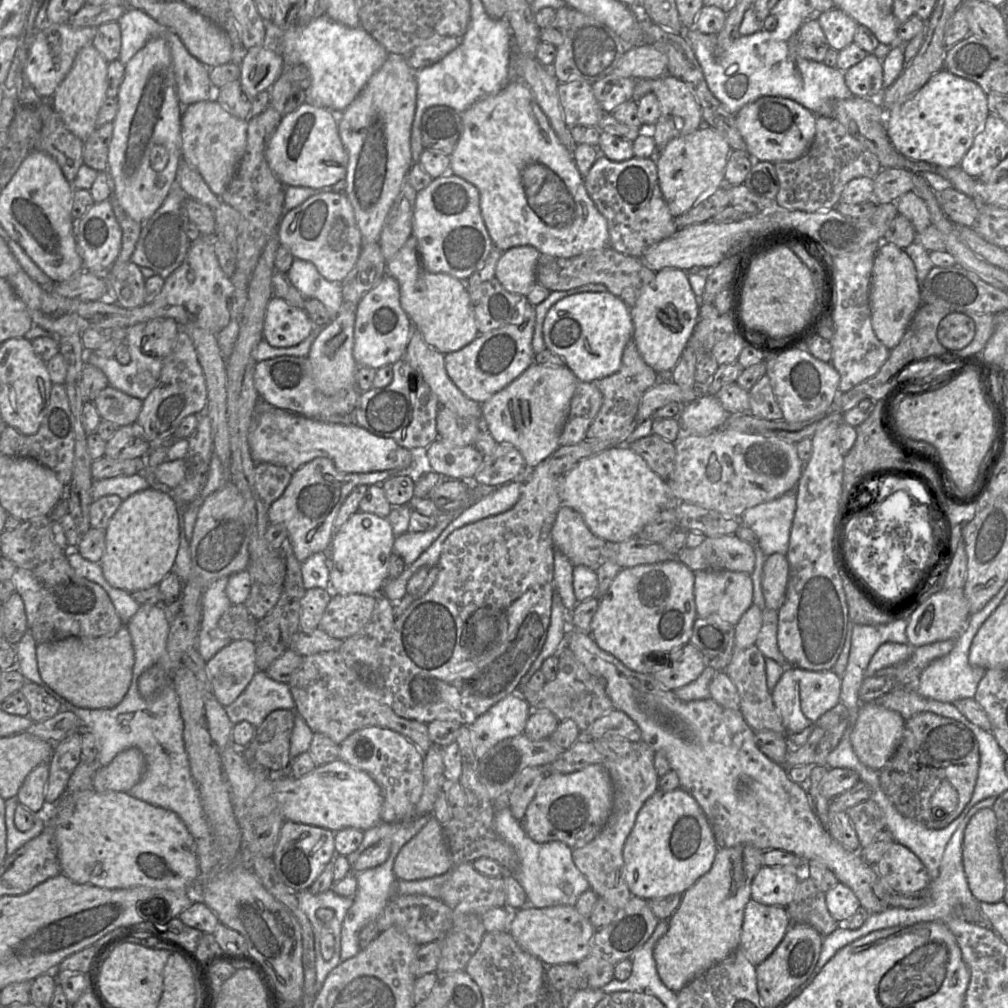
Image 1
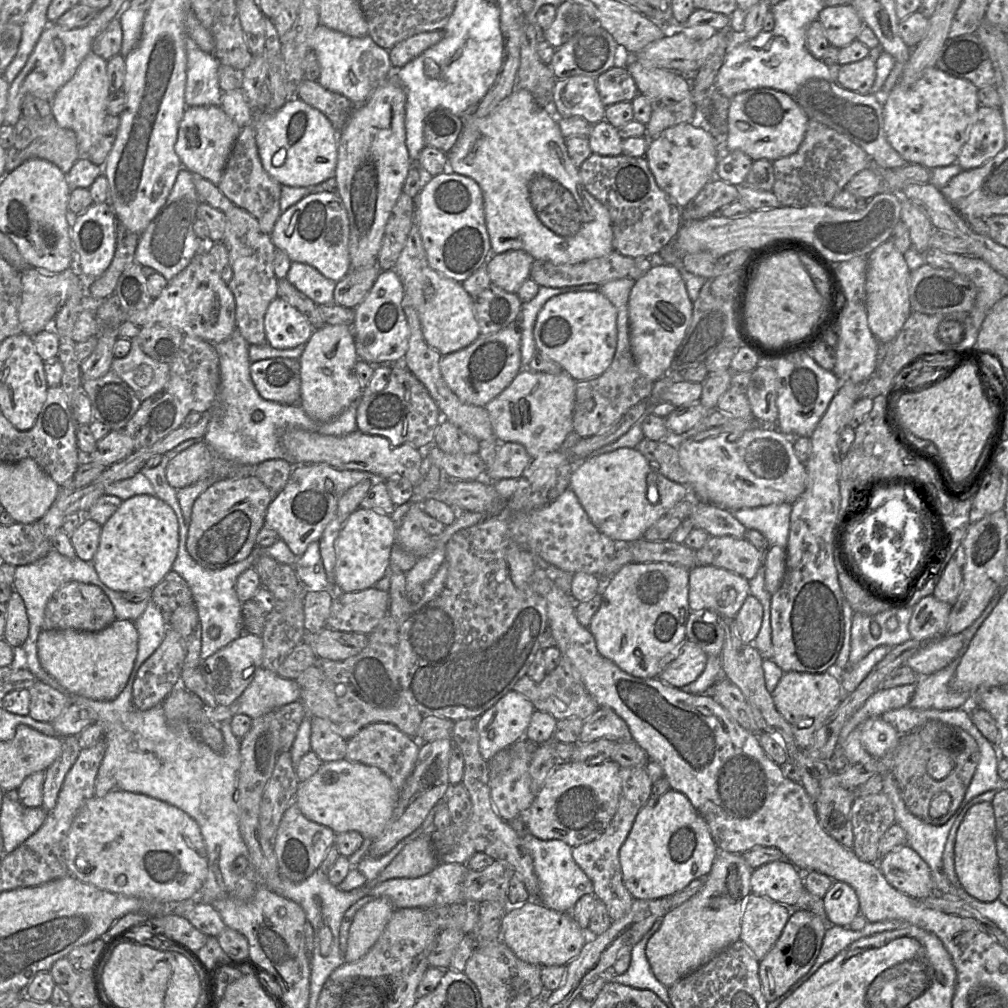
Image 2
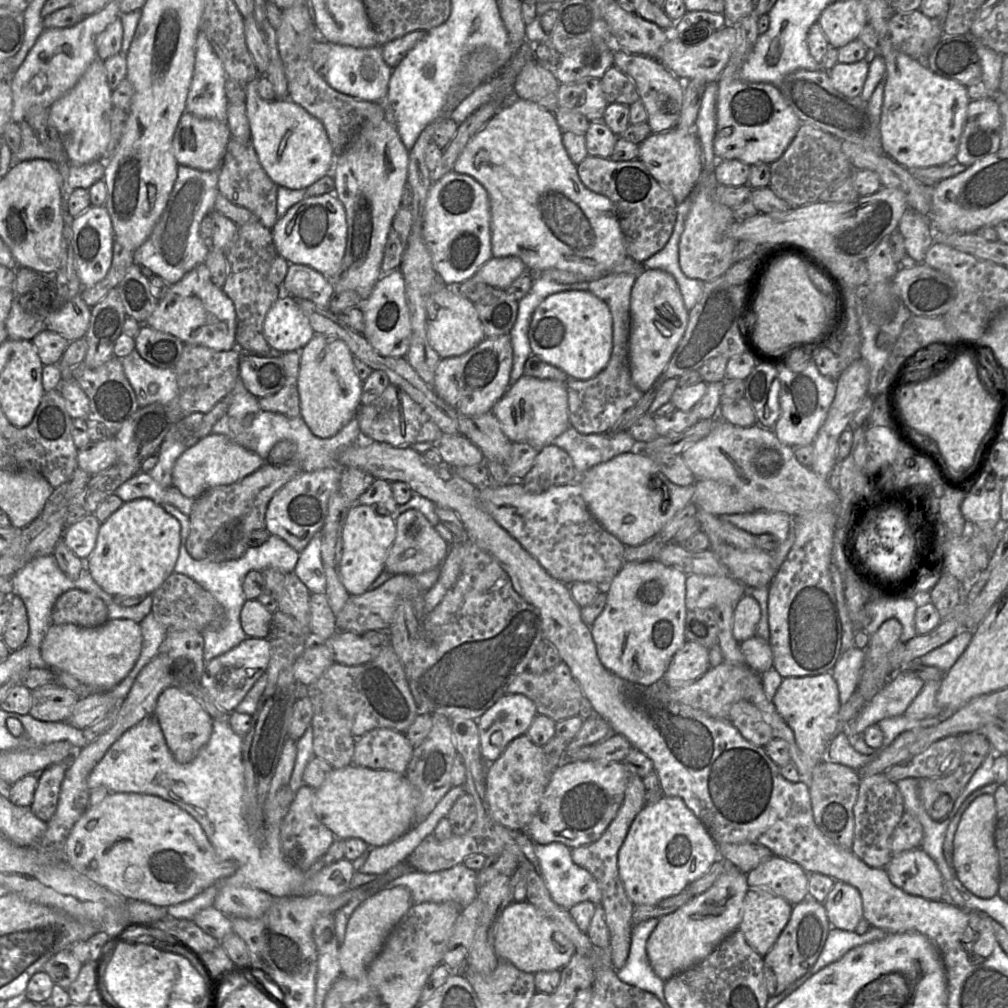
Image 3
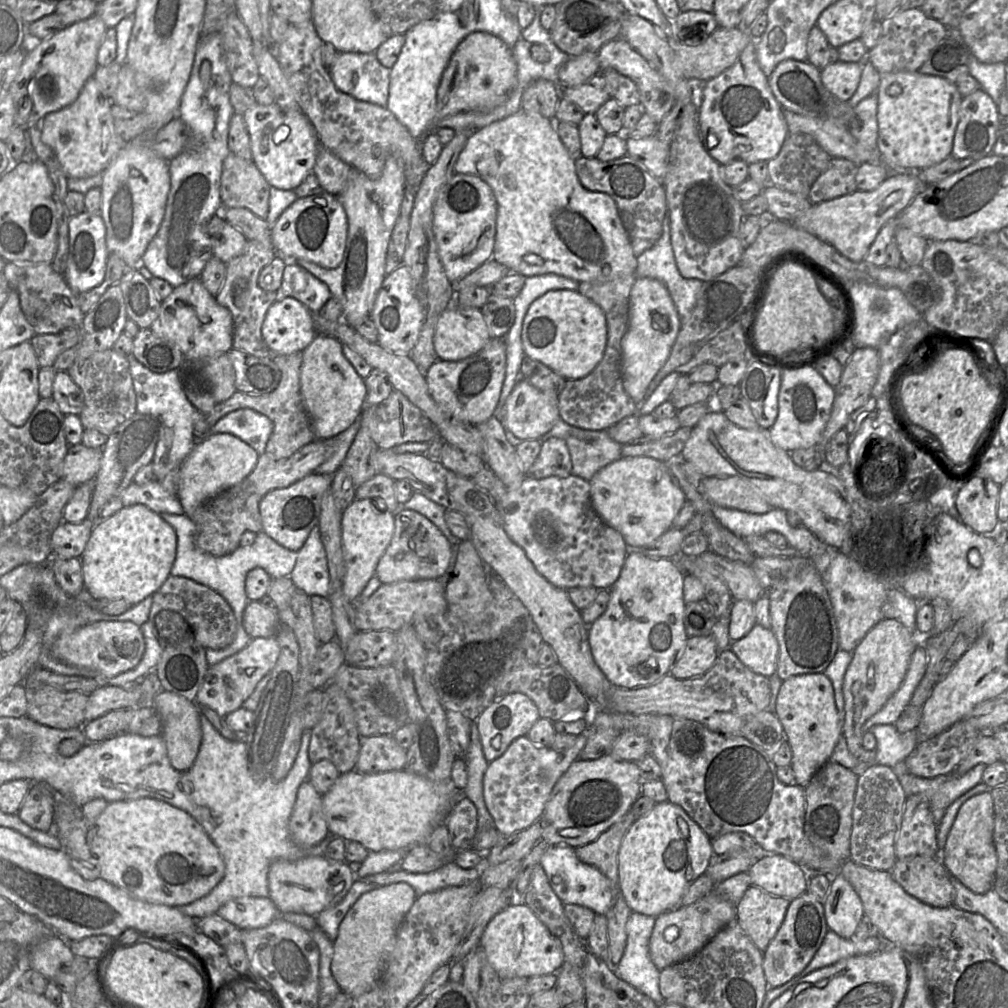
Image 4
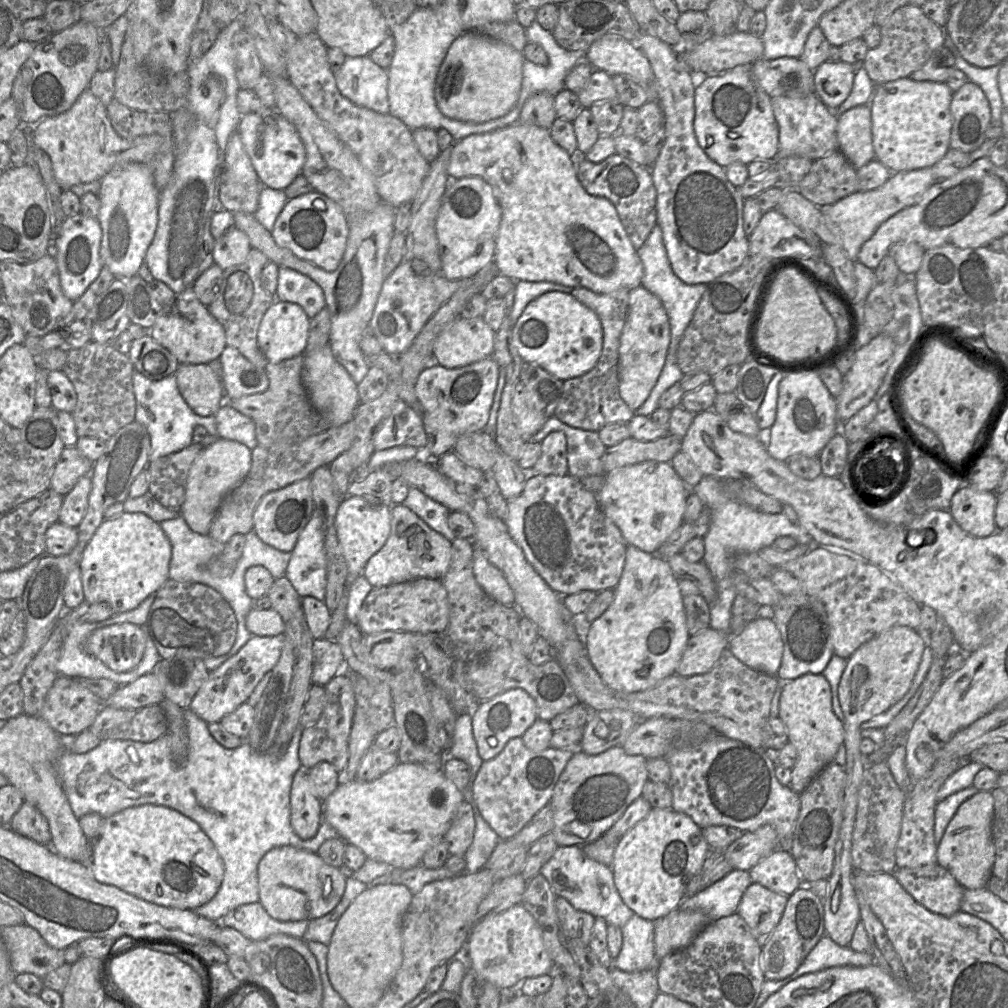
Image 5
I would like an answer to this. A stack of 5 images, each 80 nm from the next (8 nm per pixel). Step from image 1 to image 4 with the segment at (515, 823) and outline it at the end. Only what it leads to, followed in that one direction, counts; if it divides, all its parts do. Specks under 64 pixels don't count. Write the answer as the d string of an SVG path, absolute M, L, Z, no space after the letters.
M548 846L540 860L550 887L564 904L589 908L595 914L606 915L614 902L614 891L609 880L596 868L578 860L575 849L569 846Z

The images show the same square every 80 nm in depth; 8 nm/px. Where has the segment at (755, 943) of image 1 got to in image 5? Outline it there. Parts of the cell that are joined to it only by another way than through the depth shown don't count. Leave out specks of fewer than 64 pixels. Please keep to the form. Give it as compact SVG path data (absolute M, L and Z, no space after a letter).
M751 882L744 891L737 912L762 947L778 924L788 896Z

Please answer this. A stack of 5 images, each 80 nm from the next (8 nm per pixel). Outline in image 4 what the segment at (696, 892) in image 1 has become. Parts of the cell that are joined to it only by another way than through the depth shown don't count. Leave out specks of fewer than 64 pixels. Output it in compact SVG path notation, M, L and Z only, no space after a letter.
M711 891L689 905L675 907L655 917L649 956L658 971L697 953L720 929L736 919L735 906Z

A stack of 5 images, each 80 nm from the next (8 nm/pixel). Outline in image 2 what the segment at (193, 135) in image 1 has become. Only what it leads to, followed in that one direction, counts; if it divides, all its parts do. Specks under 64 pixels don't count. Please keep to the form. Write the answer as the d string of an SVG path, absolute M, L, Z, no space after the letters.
M221 106L186 107L175 143L175 151L183 168L217 186L241 130Z

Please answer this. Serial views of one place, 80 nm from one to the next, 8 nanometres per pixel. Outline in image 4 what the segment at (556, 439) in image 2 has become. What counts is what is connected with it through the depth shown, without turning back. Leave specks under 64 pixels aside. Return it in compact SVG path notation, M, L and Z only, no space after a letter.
M520 379L507 398L502 409L502 424L513 442L538 440L548 433L561 419L558 407L559 396L543 393L524 379Z

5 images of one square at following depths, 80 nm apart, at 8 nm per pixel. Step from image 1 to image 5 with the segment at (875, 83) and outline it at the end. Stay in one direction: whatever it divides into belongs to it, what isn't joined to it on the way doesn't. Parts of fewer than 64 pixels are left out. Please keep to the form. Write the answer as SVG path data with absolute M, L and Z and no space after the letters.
M824 62L814 71L815 95L830 110L838 107L848 98L855 78L853 65L842 62Z

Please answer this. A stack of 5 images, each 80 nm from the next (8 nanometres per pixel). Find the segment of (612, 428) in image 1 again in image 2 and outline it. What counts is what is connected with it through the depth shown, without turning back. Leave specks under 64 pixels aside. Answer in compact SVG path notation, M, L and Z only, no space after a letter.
M622 278L600 285L599 291L605 295L617 310L617 347L610 367L600 376L578 381L576 384L576 403L588 398L595 401L592 411L584 415L573 413L573 431L580 437L590 437L603 433L613 426L630 408L643 400L648 400L654 382L645 377L637 367L630 342L630 323L628 302L635 280Z

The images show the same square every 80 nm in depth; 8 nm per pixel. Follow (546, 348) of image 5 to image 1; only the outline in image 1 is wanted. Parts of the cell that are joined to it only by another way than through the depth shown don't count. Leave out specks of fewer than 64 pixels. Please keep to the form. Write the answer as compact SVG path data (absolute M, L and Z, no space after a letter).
M582 292L559 300L543 322L546 348L561 356L579 381L592 383L616 373L626 344L633 340L630 307L606 292Z

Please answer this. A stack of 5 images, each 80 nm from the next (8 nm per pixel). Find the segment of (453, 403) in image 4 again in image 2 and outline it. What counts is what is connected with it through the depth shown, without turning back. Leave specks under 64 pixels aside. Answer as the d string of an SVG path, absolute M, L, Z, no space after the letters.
M519 317L508 327L480 335L472 344L442 356L441 375L450 390L464 403L485 407L496 398L521 371L522 322Z

